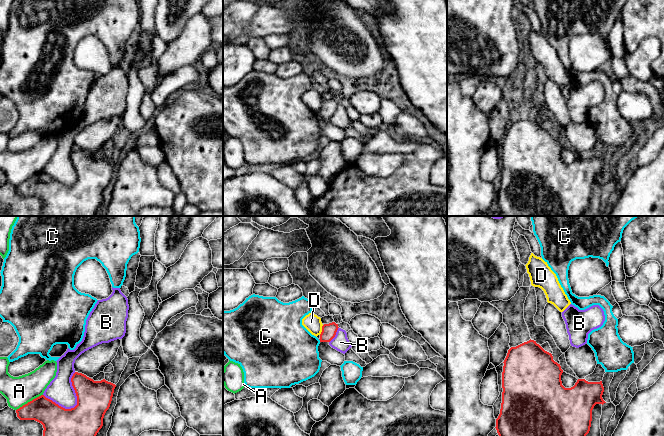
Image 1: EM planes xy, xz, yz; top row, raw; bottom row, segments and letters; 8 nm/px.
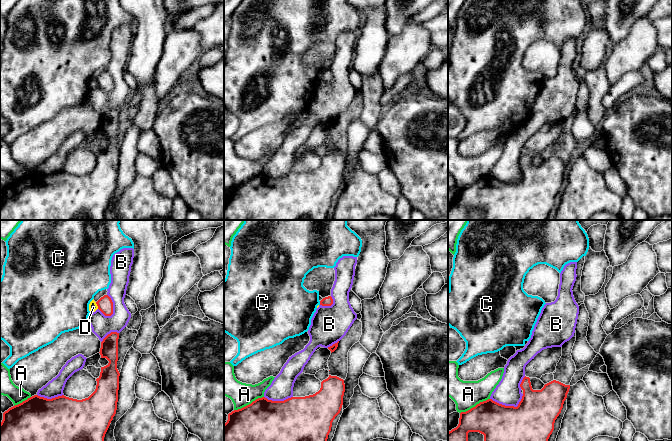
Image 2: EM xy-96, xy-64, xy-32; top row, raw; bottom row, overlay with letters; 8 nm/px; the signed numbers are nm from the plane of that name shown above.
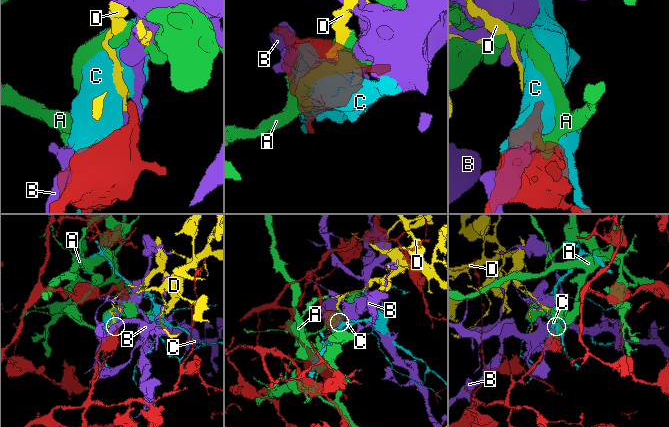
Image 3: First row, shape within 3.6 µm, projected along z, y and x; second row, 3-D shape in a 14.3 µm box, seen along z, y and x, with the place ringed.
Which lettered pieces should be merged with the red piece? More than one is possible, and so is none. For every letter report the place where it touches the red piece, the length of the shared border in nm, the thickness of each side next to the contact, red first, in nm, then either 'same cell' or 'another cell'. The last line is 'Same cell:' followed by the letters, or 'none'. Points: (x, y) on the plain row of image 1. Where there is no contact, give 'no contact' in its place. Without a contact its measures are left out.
A: xy (30, 177) | 260 nm | 220/240 nm | another cell
B: xy (76, 181) | 320 nm | 400/200 nm | another cell
C: xz (319, 115) | 30 nm | 110/440 nm | another cell
D: xz (322, 106) | 90 nm | 110/140 nm | another cell
Same cell: none

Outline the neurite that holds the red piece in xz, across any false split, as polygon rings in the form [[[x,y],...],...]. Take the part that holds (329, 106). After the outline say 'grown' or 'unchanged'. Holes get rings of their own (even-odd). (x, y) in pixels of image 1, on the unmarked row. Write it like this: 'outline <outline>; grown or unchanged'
outline [[[335,98],[322,102],[318,128],[322,137],[327,137],[331,141],[341,142],[345,137],[345,131],[329,121],[329,118],[335,113],[338,104],[338,100]]]; grown

